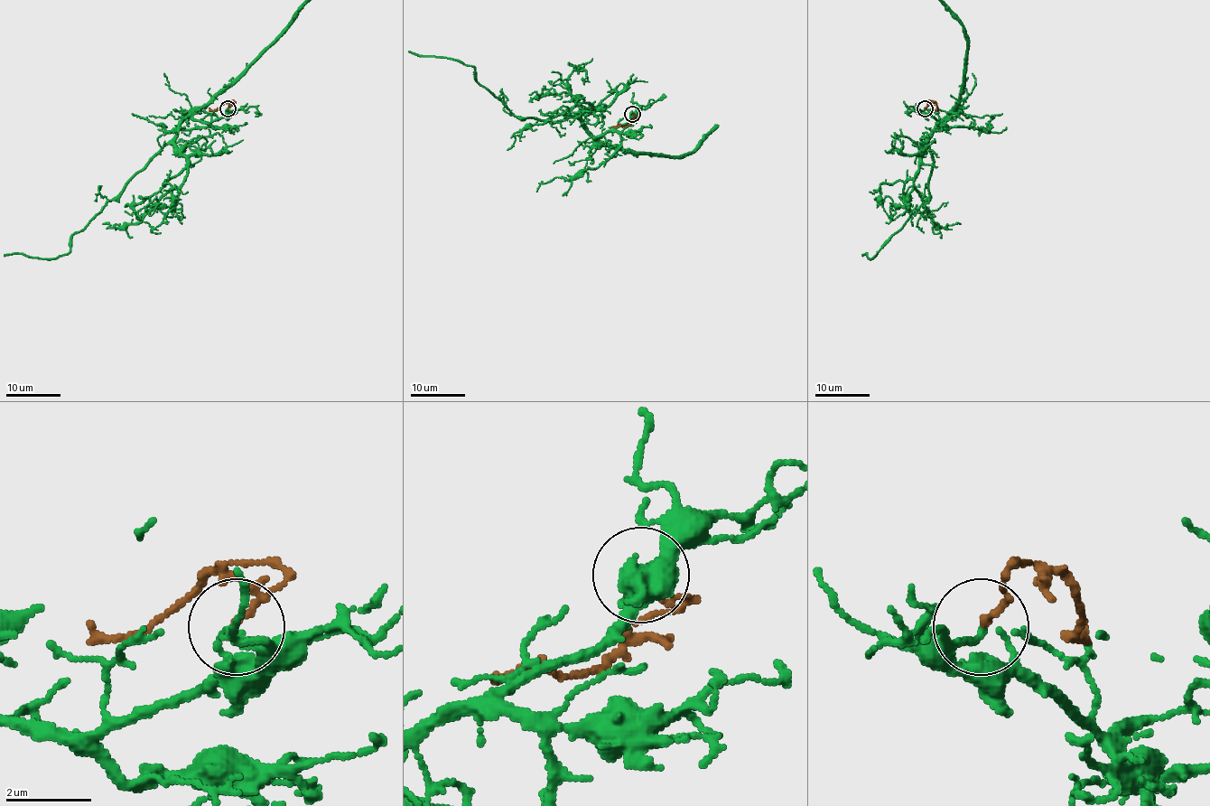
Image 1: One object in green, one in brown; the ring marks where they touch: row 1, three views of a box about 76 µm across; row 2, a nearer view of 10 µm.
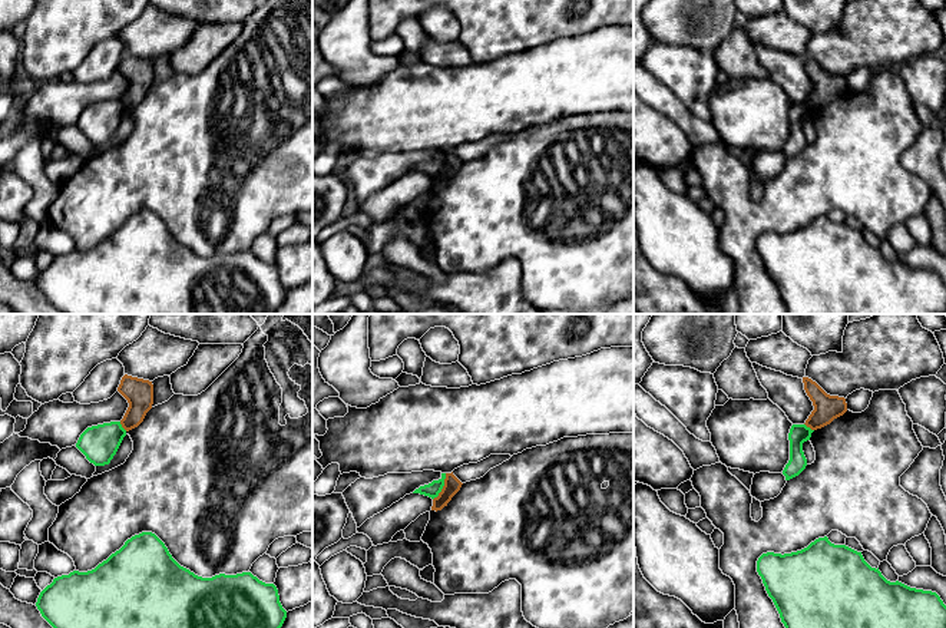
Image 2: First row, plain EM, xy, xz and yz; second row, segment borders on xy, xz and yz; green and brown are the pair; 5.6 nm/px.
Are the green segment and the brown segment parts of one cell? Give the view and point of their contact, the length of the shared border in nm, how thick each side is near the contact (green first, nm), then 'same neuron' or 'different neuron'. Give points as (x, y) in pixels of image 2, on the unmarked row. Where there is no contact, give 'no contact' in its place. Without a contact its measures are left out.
meets green in xz at (443, 164); contact 170 nm long; 80 nm thick on the green side, 100 nm on the other; different neuron

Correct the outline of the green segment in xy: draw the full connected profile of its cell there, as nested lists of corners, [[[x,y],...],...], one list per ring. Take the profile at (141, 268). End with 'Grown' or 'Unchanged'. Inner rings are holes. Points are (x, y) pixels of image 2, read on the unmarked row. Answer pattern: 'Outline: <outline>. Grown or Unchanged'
Outline: [[[152,211],[132,215],[92,249],[54,257],[40,271],[36,285],[62,314],[275,314],[287,297],[274,262],[265,262],[251,251],[198,255],[181,245]]]. Unchanged

